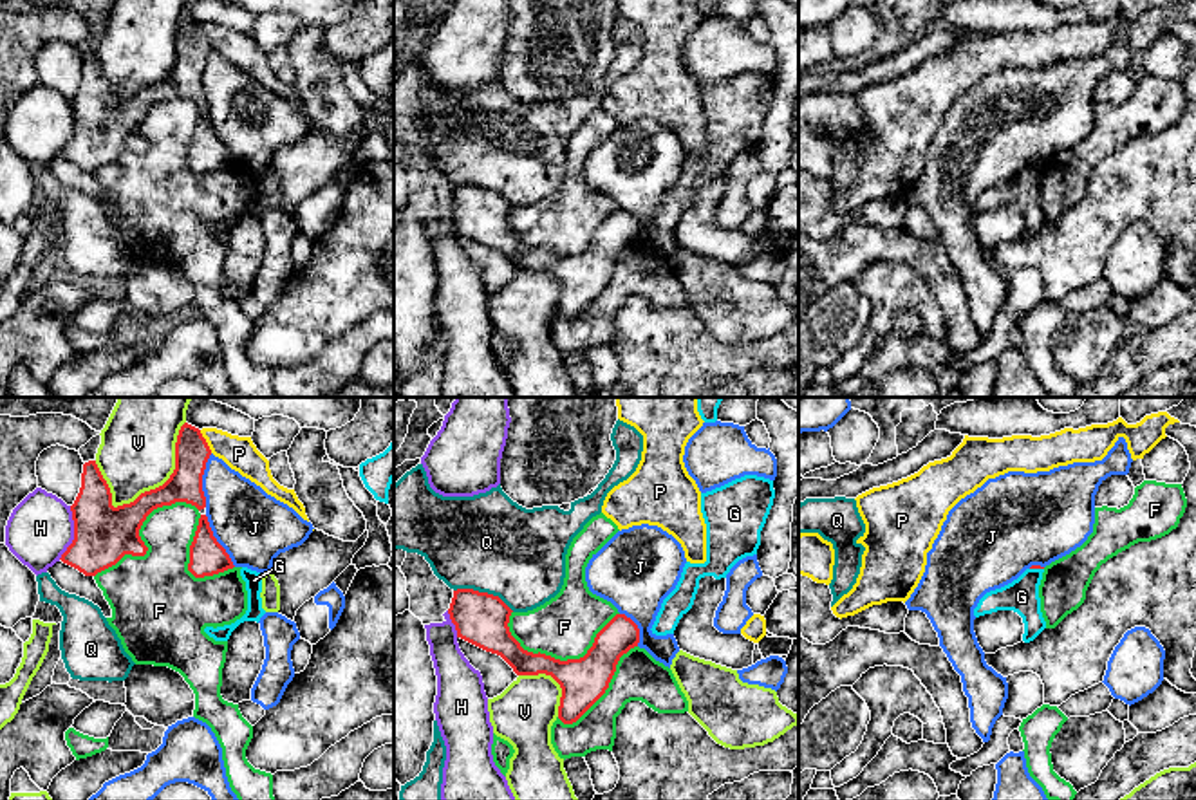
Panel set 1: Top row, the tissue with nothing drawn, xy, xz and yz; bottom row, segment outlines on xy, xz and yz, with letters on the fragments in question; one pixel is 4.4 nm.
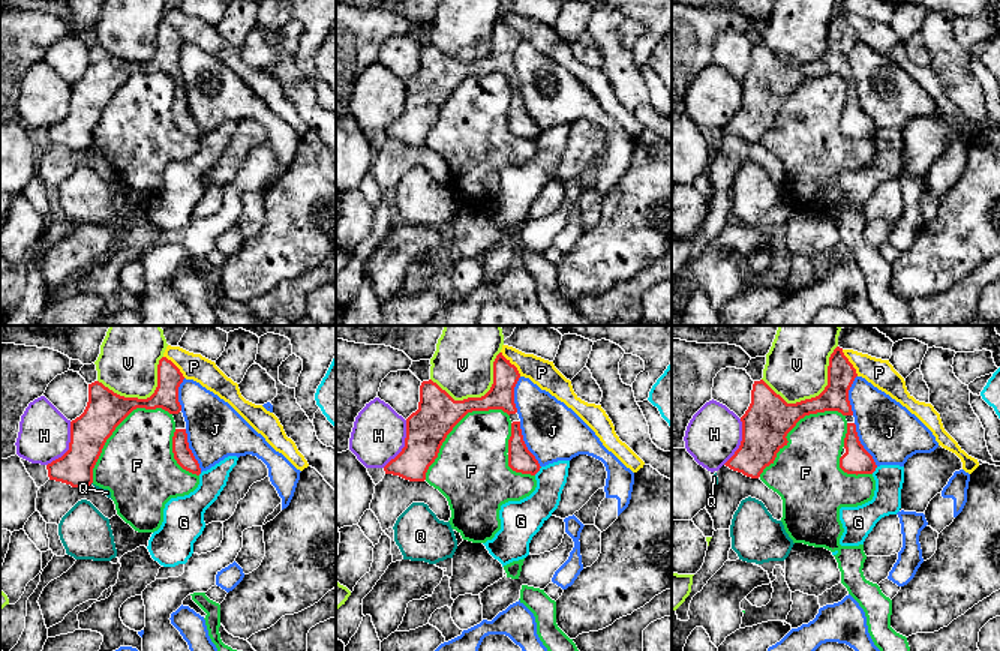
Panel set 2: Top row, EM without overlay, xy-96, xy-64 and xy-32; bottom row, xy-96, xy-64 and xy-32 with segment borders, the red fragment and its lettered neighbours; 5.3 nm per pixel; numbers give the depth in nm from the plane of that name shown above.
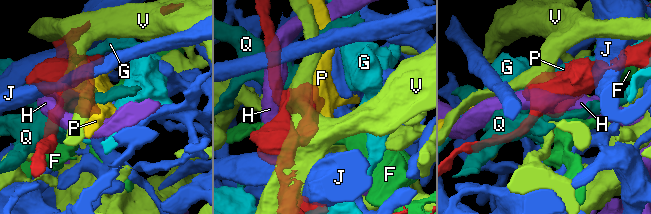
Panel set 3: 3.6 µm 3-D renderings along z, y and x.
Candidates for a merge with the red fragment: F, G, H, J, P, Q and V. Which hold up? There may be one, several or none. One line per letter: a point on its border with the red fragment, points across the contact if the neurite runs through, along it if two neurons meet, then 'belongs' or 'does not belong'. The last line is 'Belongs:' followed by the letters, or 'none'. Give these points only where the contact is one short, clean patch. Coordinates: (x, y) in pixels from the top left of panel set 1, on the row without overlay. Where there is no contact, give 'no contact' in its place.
F: meets red in xz at (562, 257); does not belong
G: meets red in yz at (1037, 163); does not belong
H: meets red in xy at (74, 129); does not belong
J: meets red in xy at (201, 76); does not belong
P: meets red in xy at (205, 37); does not belong
Q: meets red in xz at (485, 188); does not belong
V: meets red in xy at (170, 73); does not belong
Belongs: none

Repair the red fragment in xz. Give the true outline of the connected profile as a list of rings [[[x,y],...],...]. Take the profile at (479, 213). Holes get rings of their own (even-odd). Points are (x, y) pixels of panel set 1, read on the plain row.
[[[457,184],[448,204],[457,233],[500,251],[517,271],[551,271],[562,284],[558,314],[576,318],[609,284],[623,249],[640,238],[638,220],[616,209],[580,255],[560,256],[520,242],[509,228],[511,204],[499,193],[473,184]]]

